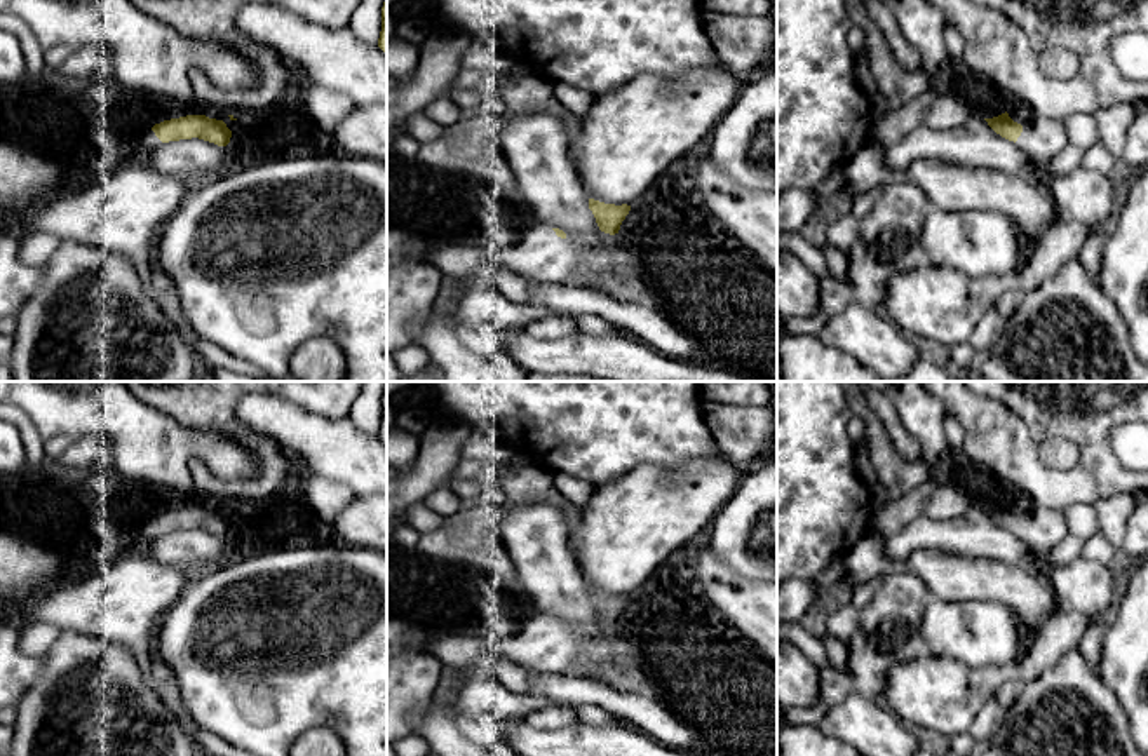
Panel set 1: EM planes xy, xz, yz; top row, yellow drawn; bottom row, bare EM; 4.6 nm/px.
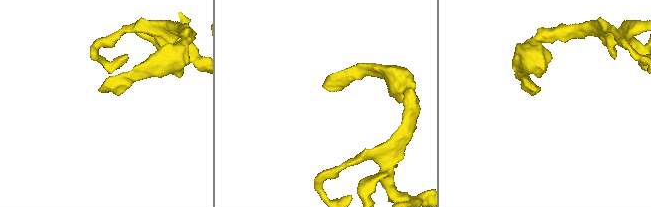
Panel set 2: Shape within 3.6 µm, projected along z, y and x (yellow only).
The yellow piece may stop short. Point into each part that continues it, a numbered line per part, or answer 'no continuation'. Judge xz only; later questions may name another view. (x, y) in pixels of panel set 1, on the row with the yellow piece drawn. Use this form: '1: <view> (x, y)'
1: xz (542, 255)

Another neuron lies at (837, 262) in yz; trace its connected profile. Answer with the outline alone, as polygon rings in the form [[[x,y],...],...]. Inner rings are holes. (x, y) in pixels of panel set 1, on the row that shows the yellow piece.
[[[826,244],[822,247],[822,253],[826,256],[829,273],[840,280],[847,280],[847,268],[848,268],[847,253],[838,251],[831,244]]]

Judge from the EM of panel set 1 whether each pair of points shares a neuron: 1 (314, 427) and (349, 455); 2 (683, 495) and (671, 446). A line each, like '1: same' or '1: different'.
1: same
2: different

